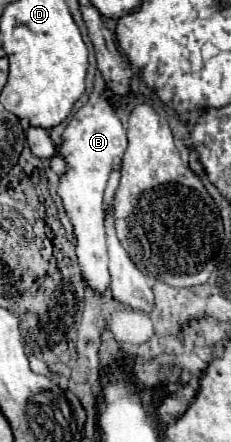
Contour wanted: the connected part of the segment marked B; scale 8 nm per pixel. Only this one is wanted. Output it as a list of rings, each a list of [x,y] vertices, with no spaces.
[[[96,72],[94,90],[90,100],[72,116],[64,130],[64,142],[60,146],[60,156],[68,164],[68,172],[60,176],[58,194],[66,206],[66,212],[74,224],[76,234],[76,256],[82,270],[84,284],[92,288],[98,296],[104,296],[110,288],[108,274],[108,254],[106,254],[106,234],[104,234],[104,214],[102,214],[102,194],[112,170],[120,166],[122,154],[126,150],[126,130],[120,118],[114,114],[108,100],[102,98],[106,82],[100,72]]]

